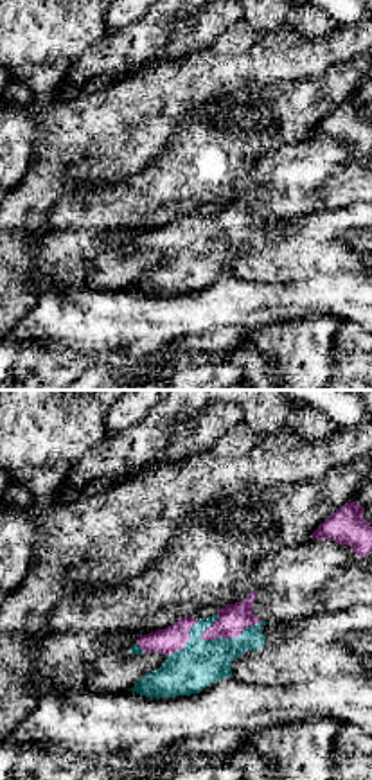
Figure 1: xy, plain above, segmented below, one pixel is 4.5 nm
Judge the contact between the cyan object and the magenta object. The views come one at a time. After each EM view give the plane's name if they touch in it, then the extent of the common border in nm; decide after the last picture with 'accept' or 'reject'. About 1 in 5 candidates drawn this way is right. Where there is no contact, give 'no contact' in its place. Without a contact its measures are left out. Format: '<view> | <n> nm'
xy | 300 nm

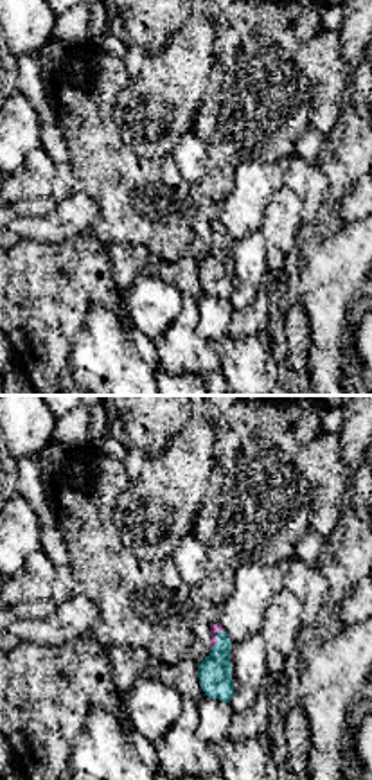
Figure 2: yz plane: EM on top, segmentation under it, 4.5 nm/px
yz | 110 nm

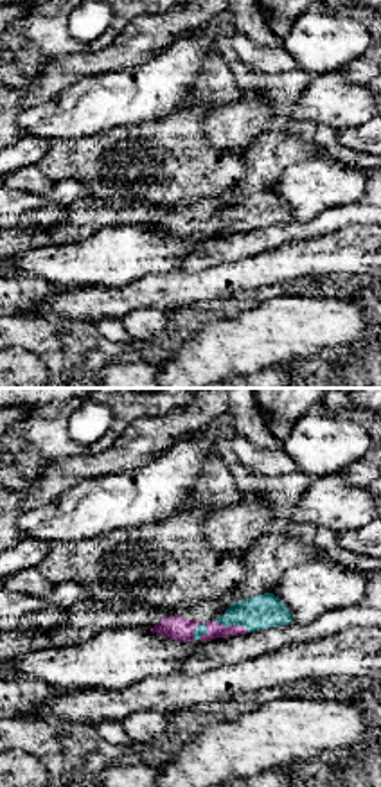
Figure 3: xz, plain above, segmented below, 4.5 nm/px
xz | 180 nm

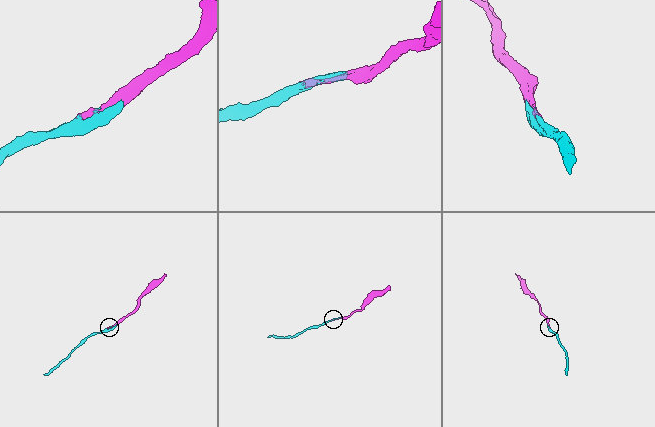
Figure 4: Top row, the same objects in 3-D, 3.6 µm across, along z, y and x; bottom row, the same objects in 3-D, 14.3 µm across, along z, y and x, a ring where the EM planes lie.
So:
accept

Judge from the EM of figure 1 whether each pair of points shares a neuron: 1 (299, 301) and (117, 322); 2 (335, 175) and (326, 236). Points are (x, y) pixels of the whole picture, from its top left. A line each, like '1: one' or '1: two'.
1: one
2: two

